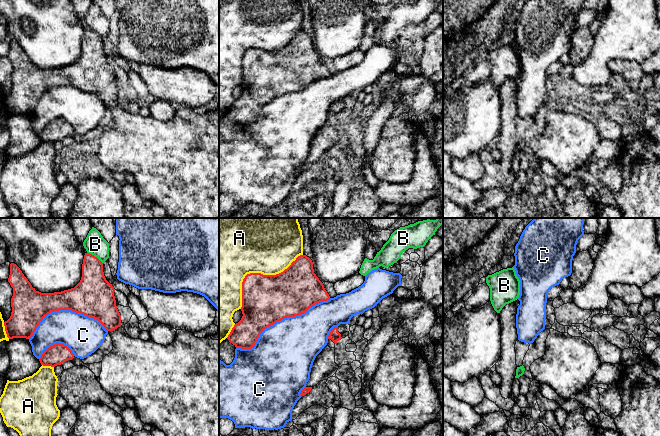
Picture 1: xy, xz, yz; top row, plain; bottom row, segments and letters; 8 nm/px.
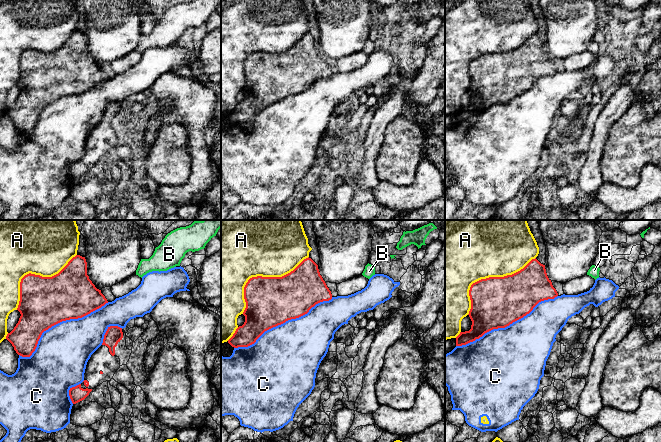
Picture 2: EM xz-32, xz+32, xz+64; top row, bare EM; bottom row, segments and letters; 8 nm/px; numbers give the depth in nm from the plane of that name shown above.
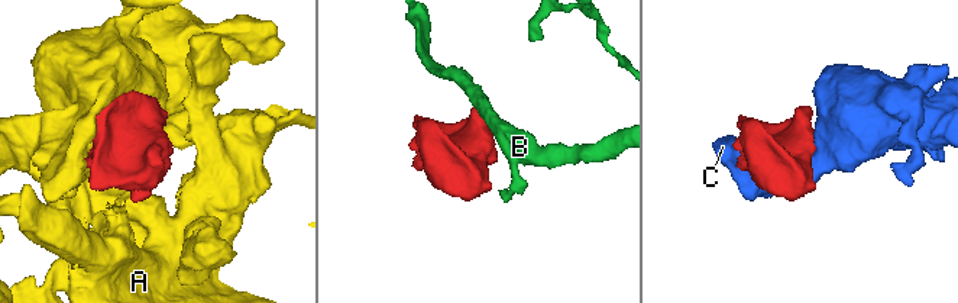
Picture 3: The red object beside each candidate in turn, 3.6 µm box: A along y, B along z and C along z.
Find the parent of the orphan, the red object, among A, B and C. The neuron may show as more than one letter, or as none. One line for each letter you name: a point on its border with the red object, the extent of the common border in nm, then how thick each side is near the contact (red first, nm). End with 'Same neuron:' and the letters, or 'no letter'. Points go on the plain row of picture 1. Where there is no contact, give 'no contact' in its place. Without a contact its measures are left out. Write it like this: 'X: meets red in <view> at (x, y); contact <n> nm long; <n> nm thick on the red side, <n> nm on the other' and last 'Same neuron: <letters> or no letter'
Same neuron: no letter

